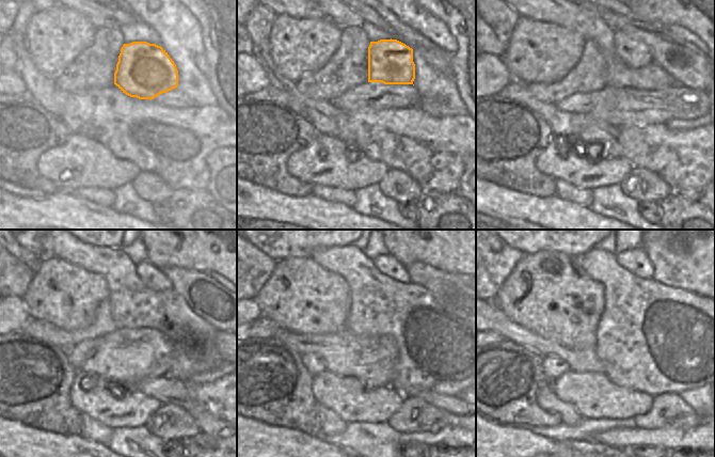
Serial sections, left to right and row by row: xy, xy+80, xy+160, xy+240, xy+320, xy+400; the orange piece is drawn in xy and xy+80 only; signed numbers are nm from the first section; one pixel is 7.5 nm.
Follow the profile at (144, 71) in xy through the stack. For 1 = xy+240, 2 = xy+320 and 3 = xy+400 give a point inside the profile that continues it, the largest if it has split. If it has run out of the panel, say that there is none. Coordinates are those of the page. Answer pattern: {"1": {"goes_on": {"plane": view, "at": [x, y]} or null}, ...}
{"1": {"goes_on": {"plane": "xy+240", "at": [152, 277]}}, "2": {"goes_on": {"plane": "xy+320", "at": [387, 265]}}, "3": {"goes_on": {"plane": "xy+400", "at": [635, 261]}}}

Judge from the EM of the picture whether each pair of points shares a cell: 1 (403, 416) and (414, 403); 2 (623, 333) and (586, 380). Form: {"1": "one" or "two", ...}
{"1": "one", "2": "two"}

